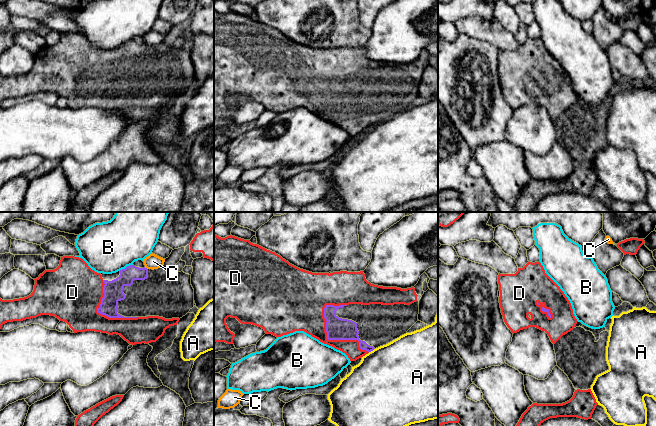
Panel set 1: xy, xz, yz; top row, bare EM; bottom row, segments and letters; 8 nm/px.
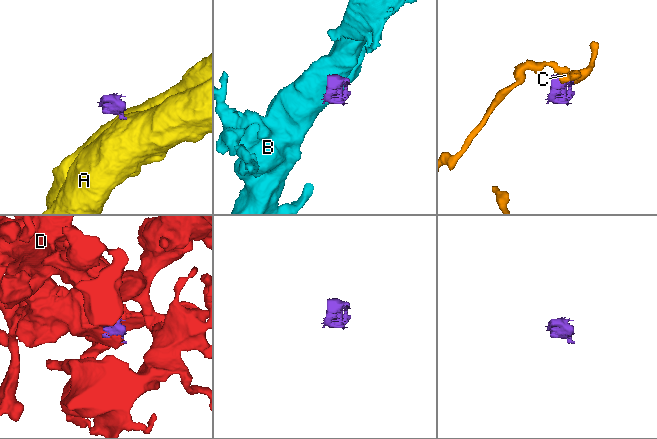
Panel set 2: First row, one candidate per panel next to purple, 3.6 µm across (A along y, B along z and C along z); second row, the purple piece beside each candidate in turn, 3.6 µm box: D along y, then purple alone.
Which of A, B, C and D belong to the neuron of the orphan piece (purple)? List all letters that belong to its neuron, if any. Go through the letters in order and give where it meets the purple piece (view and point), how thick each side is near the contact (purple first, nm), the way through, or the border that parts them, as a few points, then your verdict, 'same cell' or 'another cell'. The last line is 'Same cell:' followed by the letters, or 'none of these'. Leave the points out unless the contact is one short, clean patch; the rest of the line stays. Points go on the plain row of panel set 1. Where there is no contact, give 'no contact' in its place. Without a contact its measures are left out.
A: xz (371, 126) | 160/480 nm | along xz (374, 124), (369, 128) | another cell
B: xy (126, 43) | 160/400 nm | along xy (132, 40), (119, 46) | another cell
C: xy (146, 44) | 120/120 nm | another cell
D: xz (333, 115) | 180/220 nm | same cell
Same cell: D

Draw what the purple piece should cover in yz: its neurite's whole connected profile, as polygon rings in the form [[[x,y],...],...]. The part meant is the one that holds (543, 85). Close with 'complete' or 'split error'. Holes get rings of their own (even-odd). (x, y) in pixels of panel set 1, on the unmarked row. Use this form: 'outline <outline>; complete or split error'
outline [[[528,38],[523,44],[518,44],[515,50],[499,49],[498,60],[501,89],[505,100],[513,110],[529,103],[536,103],[545,107],[551,118],[555,120],[563,111],[573,106],[576,102],[578,97],[573,90],[570,77],[560,63],[545,49],[540,38]]]; split error

